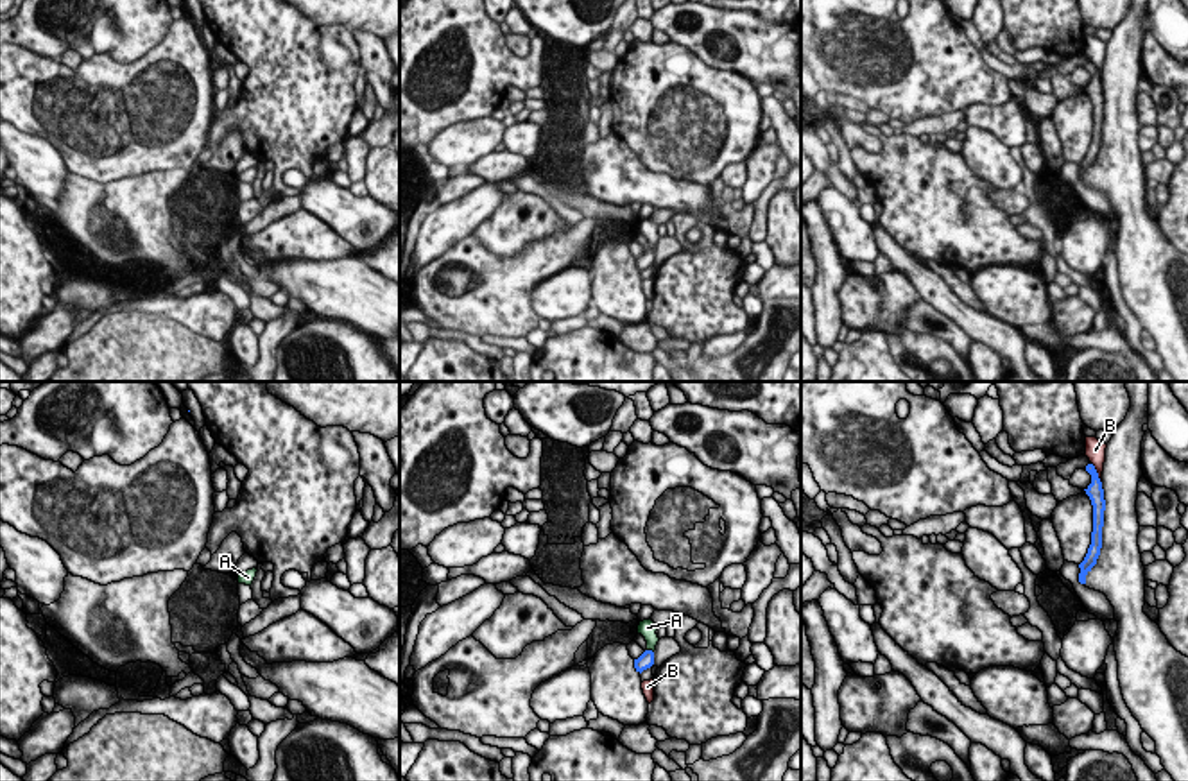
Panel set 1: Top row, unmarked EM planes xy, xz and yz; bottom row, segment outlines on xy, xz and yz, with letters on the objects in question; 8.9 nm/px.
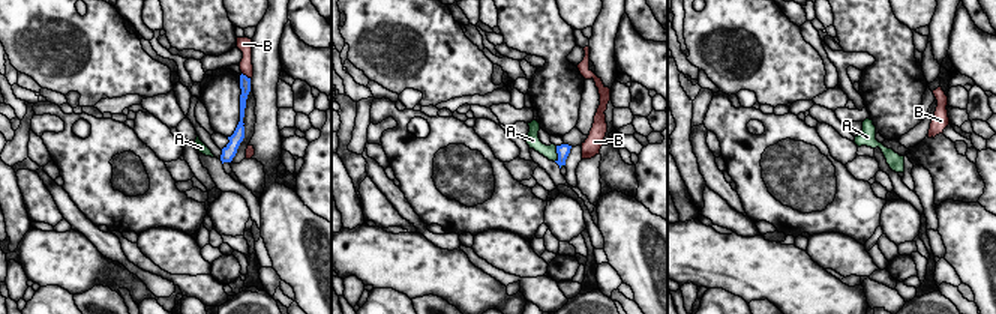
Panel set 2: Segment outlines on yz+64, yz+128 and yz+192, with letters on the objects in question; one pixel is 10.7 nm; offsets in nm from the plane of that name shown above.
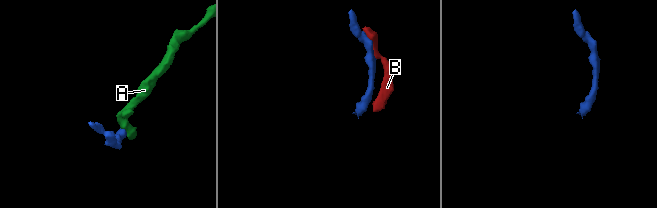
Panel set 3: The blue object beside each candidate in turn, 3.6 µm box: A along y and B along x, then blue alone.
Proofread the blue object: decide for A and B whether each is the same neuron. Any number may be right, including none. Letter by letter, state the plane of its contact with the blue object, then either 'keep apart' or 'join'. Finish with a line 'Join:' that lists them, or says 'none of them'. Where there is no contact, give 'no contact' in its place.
A: meets blue in xz; keep apart
B: meets blue in yz; keep apart
Join: none of them

